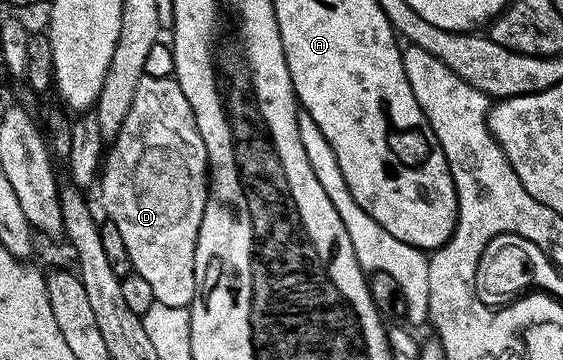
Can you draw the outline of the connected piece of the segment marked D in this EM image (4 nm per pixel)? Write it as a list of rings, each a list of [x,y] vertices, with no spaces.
[[[144,75],[138,92],[134,92],[134,104],[130,104],[130,112],[126,112],[126,120],[122,120],[120,130],[103,155],[99,186],[107,221],[116,225],[126,243],[133,271],[147,280],[157,302],[170,308],[191,307],[196,295],[194,252],[208,199],[208,153],[206,144],[202,144],[202,132],[198,132],[190,100],[186,100],[175,77]]]

